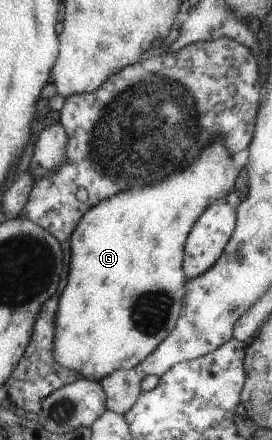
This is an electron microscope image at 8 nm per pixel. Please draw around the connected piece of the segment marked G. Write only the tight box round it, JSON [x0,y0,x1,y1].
[52,140,240,381]

